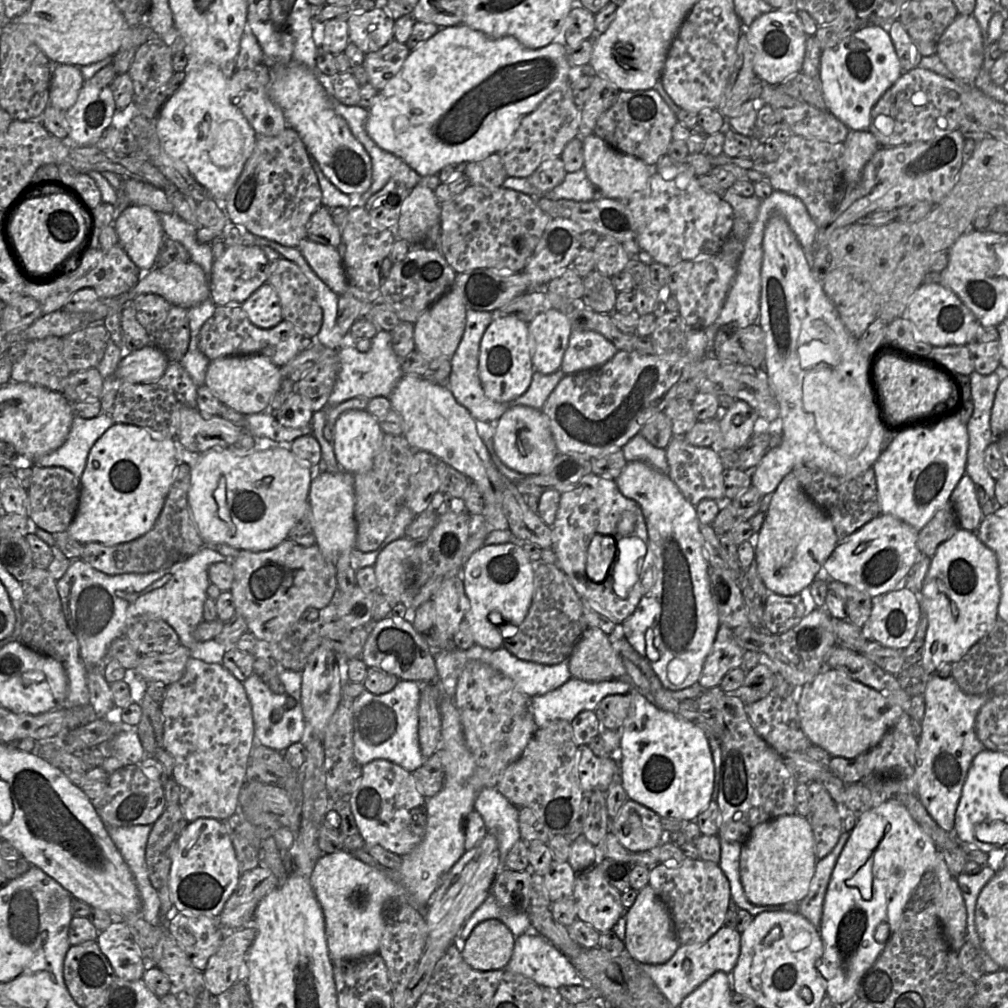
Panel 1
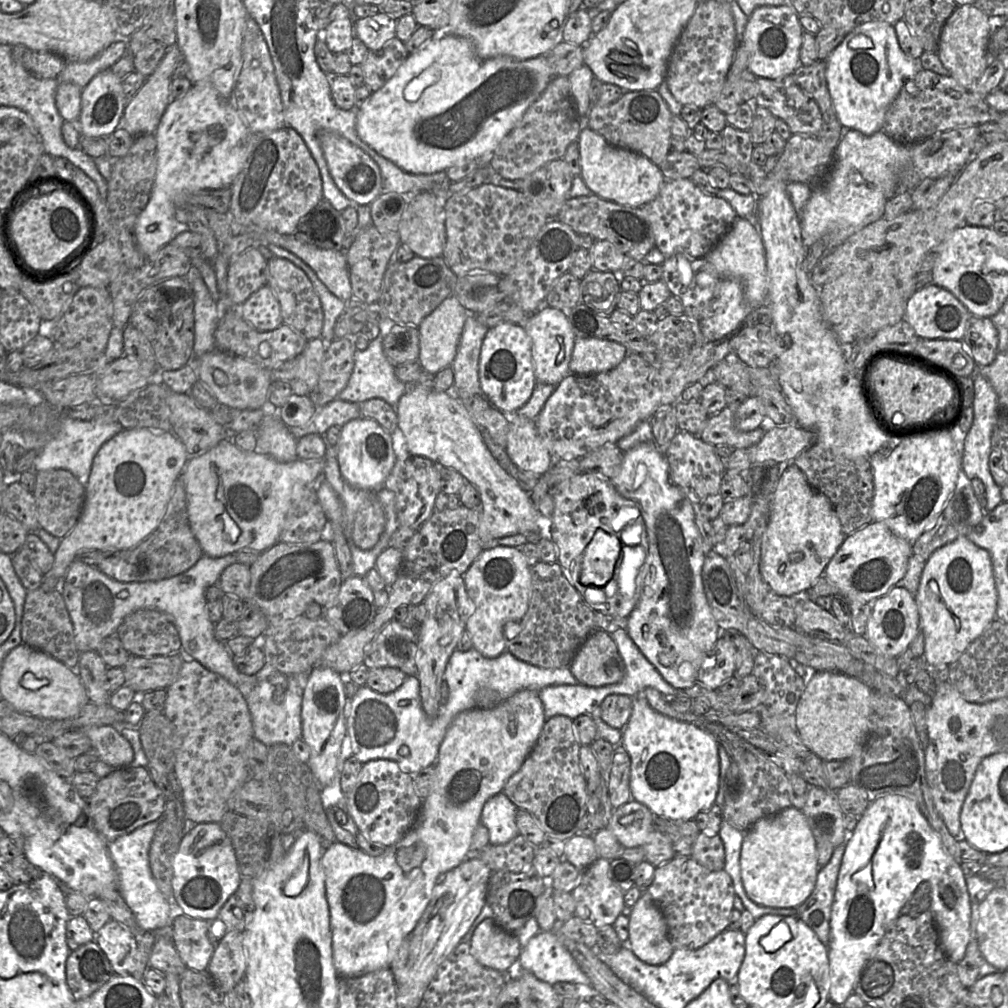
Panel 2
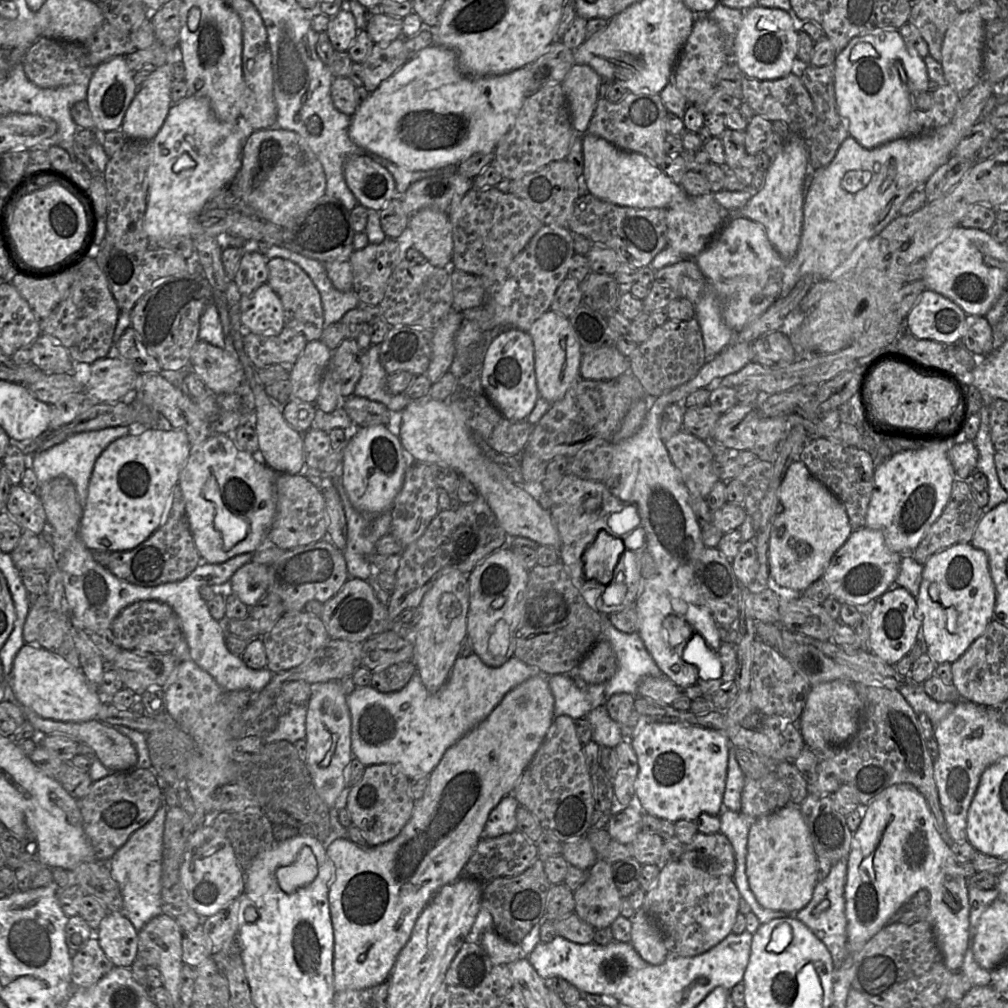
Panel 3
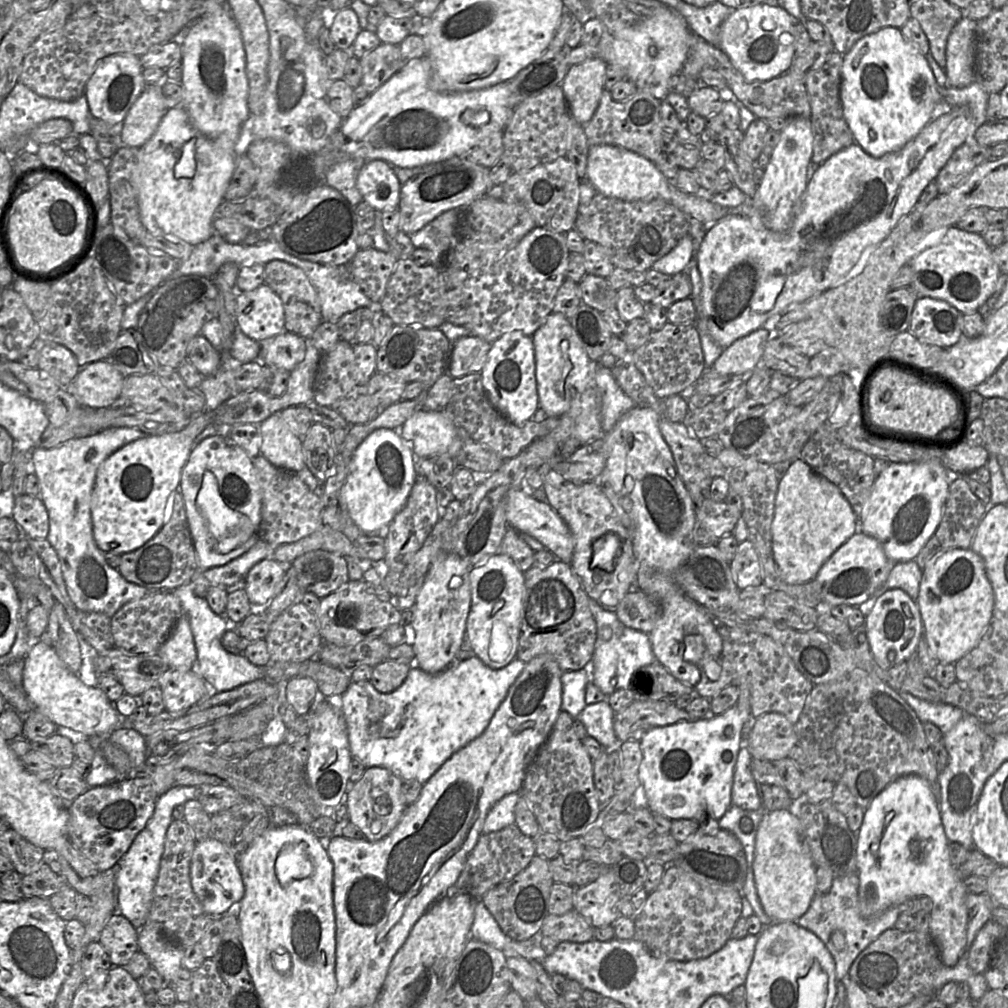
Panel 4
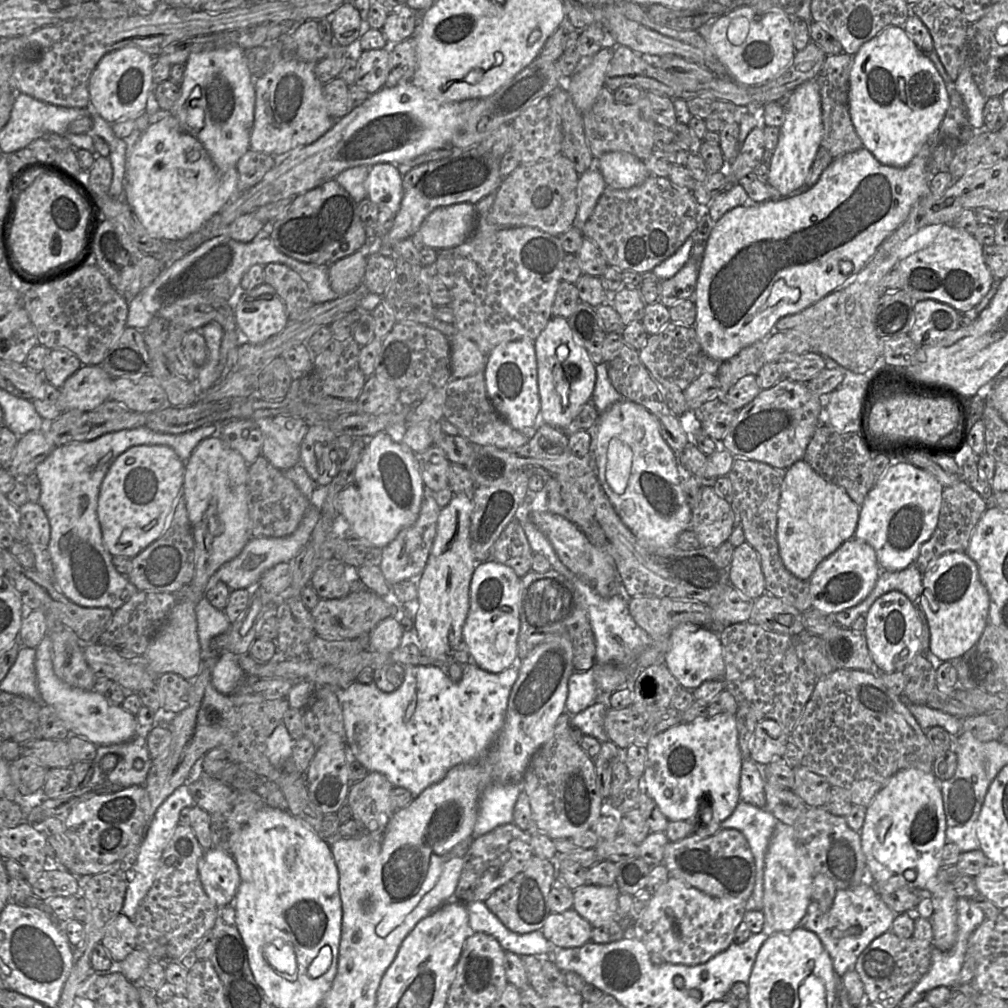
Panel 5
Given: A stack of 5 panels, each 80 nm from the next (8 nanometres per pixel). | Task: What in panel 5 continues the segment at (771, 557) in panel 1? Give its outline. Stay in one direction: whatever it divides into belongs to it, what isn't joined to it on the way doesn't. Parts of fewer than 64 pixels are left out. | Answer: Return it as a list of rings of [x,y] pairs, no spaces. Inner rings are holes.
[[[805,461],[786,469],[777,513],[779,554],[786,569],[801,580],[809,580],[817,566],[855,535],[860,507],[846,491],[829,482]]]

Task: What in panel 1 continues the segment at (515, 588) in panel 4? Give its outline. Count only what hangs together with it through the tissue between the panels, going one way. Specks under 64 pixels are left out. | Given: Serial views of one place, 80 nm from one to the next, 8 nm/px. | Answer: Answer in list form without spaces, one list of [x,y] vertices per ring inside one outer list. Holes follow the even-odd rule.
[[[526,541],[483,545],[466,561],[462,580],[470,609],[465,616],[475,645],[496,650],[502,648],[506,627],[519,627],[530,609],[534,593],[534,564],[522,549]]]

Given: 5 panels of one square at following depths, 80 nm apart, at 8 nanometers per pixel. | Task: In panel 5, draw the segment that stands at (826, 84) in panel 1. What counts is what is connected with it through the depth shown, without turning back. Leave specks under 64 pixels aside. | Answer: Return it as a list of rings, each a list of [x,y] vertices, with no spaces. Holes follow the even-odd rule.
[[[886,27],[853,56],[849,78],[851,121],[863,148],[881,164],[907,166],[938,132],[949,105],[943,79],[903,27]]]

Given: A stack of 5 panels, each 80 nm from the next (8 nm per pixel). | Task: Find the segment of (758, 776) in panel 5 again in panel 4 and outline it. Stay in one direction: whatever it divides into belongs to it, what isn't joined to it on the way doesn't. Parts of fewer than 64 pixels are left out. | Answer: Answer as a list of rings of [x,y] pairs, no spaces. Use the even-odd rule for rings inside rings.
[[[743,746],[739,751],[734,770],[731,792],[732,805],[744,810],[757,810],[762,807],[762,800],[751,772],[752,759],[748,747]]]

